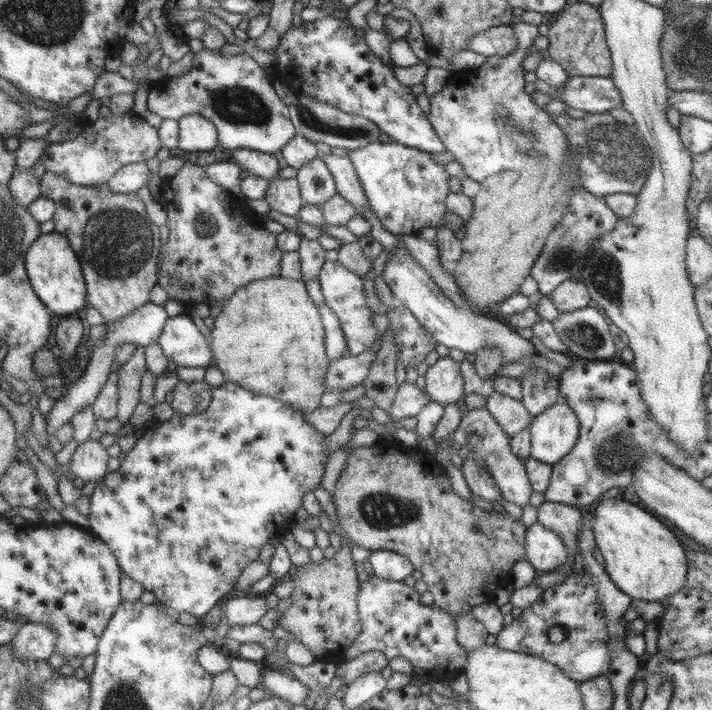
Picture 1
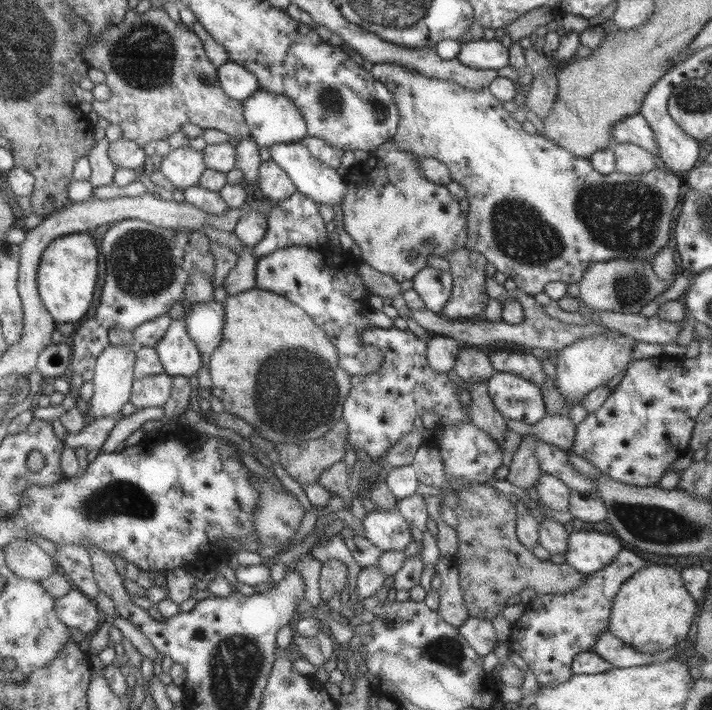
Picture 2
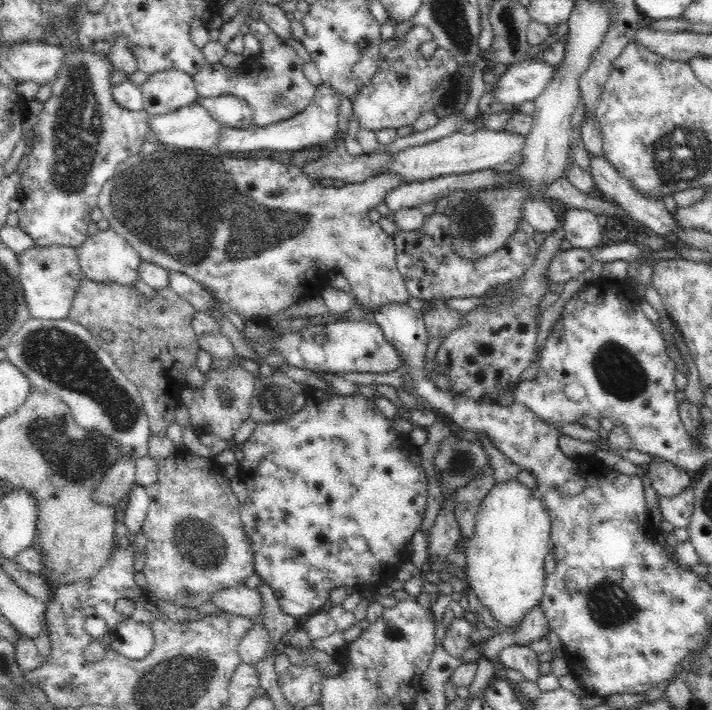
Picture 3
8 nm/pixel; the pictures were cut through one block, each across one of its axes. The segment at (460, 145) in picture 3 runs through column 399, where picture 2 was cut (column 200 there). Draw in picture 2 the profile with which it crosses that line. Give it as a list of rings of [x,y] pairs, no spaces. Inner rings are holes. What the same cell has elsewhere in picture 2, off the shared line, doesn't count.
[[[187,145],[169,150],[162,157],[158,170],[173,186],[183,189],[197,184],[200,175],[206,169],[202,151]]]

